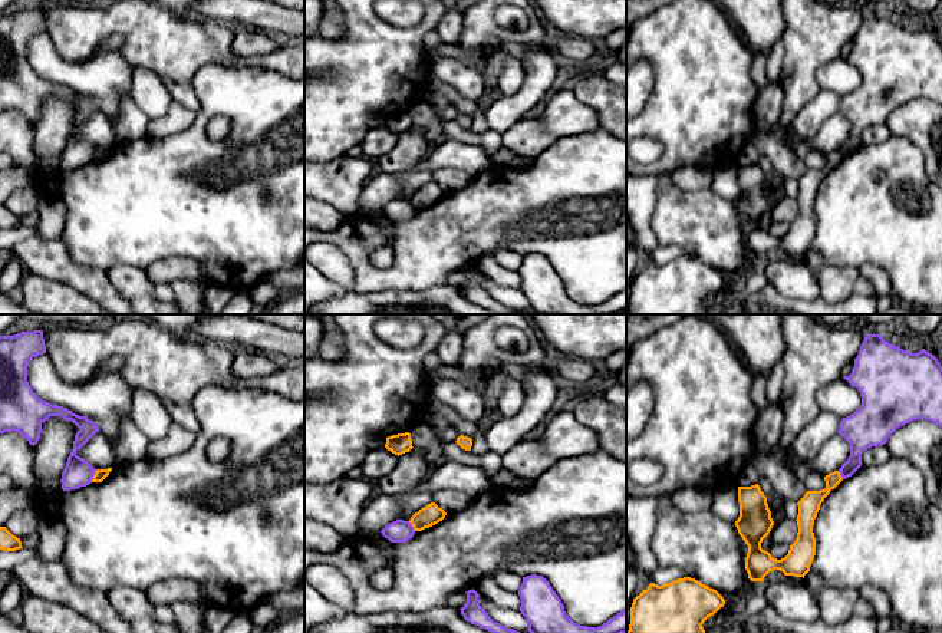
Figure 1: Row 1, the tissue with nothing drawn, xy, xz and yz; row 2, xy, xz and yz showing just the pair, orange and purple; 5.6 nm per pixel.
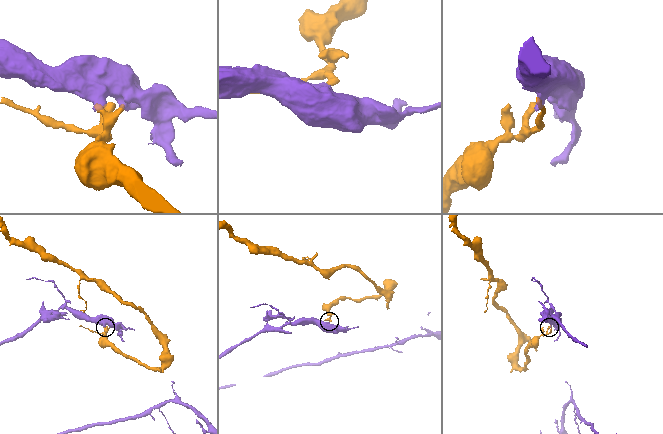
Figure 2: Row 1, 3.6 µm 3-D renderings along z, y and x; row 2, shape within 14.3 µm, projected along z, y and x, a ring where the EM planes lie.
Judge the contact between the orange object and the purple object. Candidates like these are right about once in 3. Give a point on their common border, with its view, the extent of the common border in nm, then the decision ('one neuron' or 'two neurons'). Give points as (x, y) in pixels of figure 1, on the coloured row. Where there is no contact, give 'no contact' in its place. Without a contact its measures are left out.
xy (94, 475) | 80 nm | two neurons

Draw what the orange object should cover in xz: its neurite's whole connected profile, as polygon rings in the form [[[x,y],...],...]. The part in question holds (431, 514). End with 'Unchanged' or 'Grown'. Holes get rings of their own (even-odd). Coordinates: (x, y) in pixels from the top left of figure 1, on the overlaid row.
[[[431,502],[415,512],[409,522],[415,531],[422,531],[442,521],[445,515],[447,512],[442,508],[439,508],[435,502]]]. Unchanged

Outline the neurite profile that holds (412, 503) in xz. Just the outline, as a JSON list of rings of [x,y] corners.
[[[421,488],[416,492],[404,494],[401,502],[402,502],[401,520],[409,521],[415,512],[426,507],[428,504],[434,502],[434,492]]]

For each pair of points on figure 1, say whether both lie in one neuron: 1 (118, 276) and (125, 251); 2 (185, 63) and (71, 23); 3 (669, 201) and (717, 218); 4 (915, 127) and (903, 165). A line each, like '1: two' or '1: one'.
1: two
2: one
3: one
4: two

